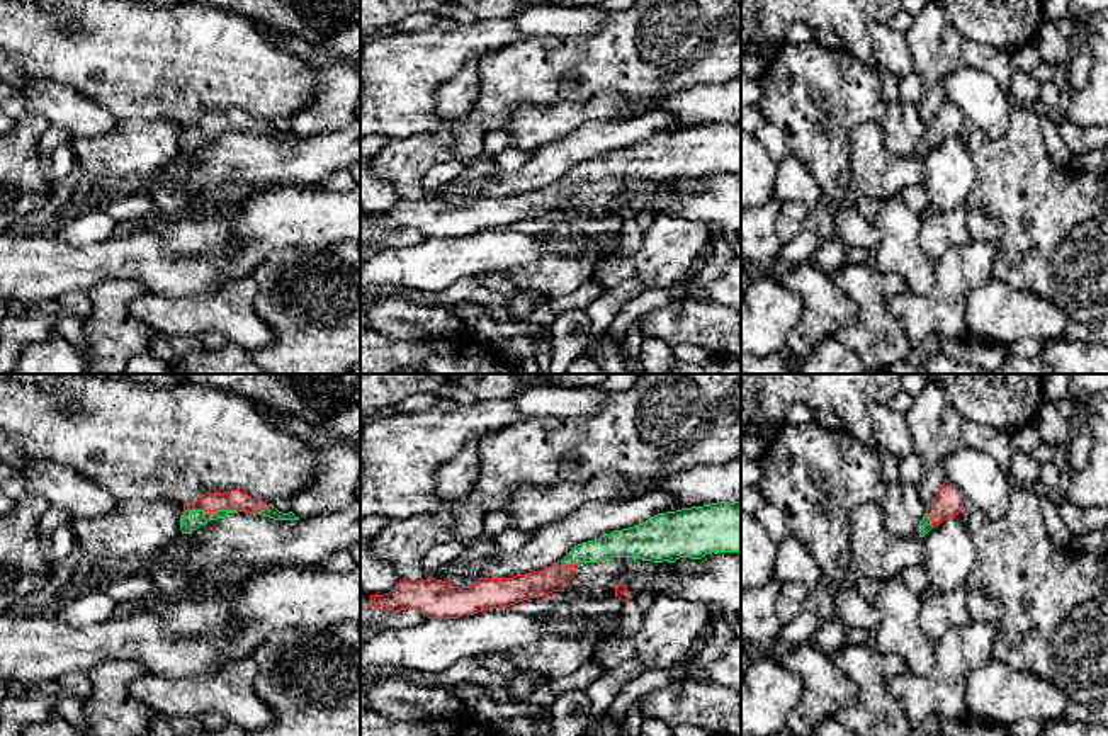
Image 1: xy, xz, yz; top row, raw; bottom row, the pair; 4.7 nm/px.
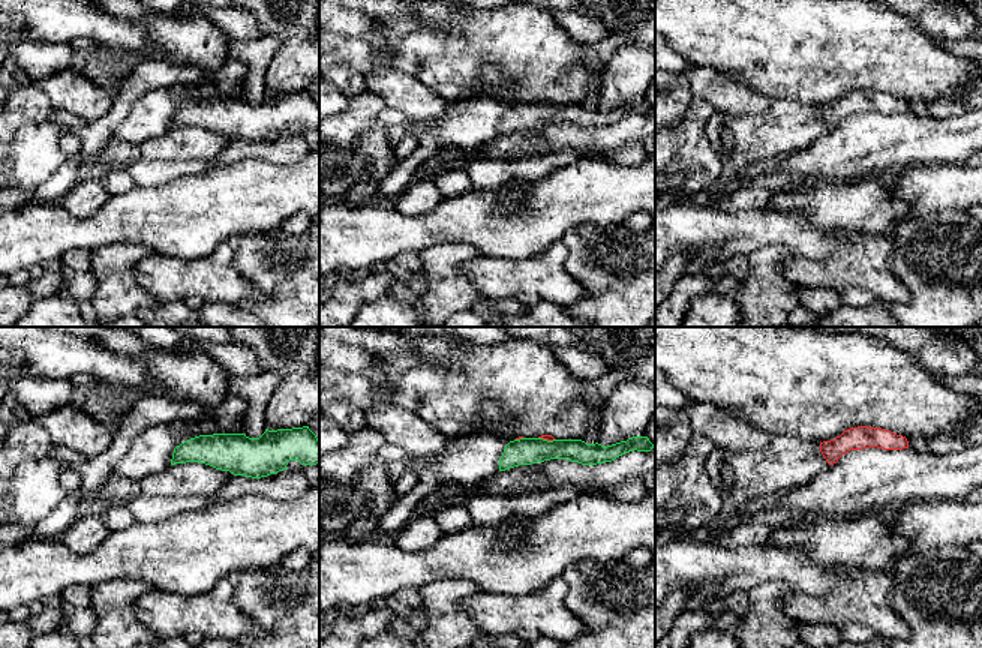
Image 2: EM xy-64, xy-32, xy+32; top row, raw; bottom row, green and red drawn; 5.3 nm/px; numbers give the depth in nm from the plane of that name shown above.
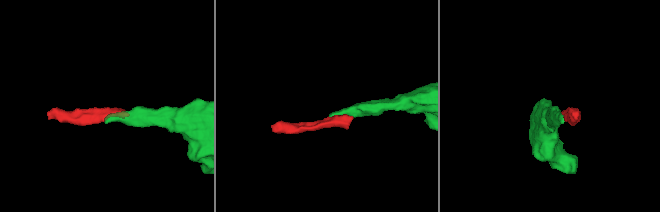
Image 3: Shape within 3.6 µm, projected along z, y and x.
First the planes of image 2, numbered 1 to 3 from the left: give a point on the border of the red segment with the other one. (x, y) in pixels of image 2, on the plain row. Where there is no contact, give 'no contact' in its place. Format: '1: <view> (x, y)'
1: no contact
2: xy-32 (546, 104)
3: no contact

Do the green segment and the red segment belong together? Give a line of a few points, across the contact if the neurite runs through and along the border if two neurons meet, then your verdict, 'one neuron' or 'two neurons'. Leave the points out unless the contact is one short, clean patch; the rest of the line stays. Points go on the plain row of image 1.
line xy (191, 140), (197, 133), (208, 131), (214, 124), (237, 119); one neuron

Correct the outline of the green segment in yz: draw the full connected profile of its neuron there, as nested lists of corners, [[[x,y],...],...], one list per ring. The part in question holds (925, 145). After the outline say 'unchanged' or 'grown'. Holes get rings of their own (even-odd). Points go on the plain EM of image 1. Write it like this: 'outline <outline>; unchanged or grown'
outline [[[947,99],[938,109],[935,119],[926,124],[926,133],[919,141],[919,156],[924,156],[943,139],[958,134],[964,121],[965,116]]]; grown

